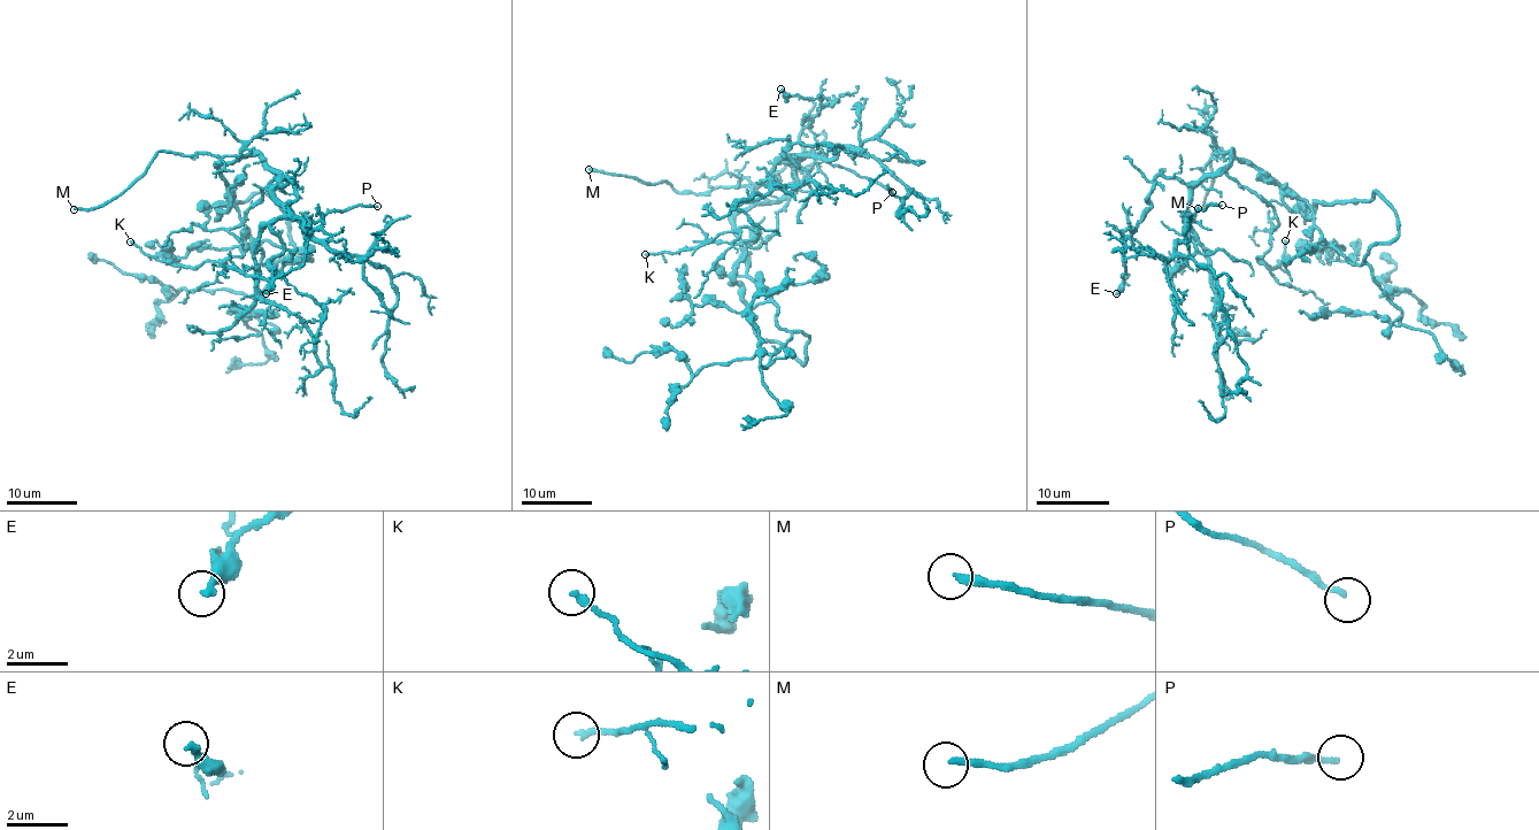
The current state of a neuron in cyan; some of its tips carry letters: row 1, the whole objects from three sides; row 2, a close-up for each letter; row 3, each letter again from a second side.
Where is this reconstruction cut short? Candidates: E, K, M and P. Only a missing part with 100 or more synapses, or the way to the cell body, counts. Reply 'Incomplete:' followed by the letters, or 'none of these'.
Incomplete: M

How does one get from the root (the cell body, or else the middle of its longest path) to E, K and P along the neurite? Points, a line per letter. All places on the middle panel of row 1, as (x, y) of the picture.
E: (743, 212), (777, 202), (793, 186), (800, 133), (813, 121), (803, 121), (821, 105), (820, 95), (780, 89)
K: (743, 212), (790, 198), (777, 230), (755, 247), (745, 244), (758, 231), (739, 228), (675, 253), (645, 254)
P: (743, 212), (761, 202), (777, 202), (793, 186), (790, 162), (807, 156), (855, 170), (892, 192)

